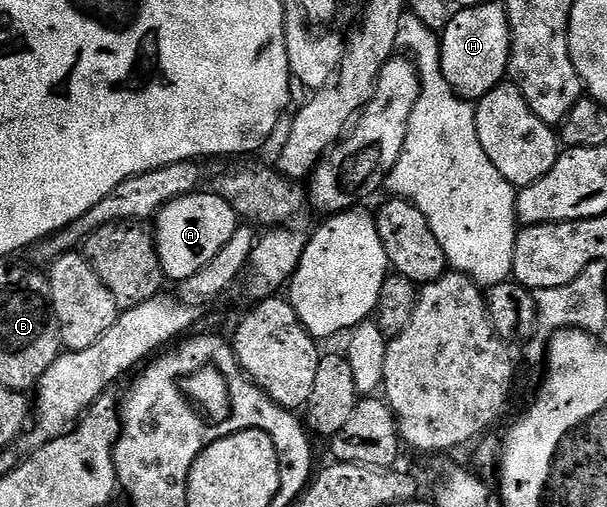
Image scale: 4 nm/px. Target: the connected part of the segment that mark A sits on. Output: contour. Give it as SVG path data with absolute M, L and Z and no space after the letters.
M199 191L165 205L157 215L156 224L158 258L163 278L167 282L177 283L188 279L188 275L196 275L200 267L208 267L208 263L216 259L220 247L224 247L224 243L228 243L228 239L232 239L240 227L240 218L213 191Z

